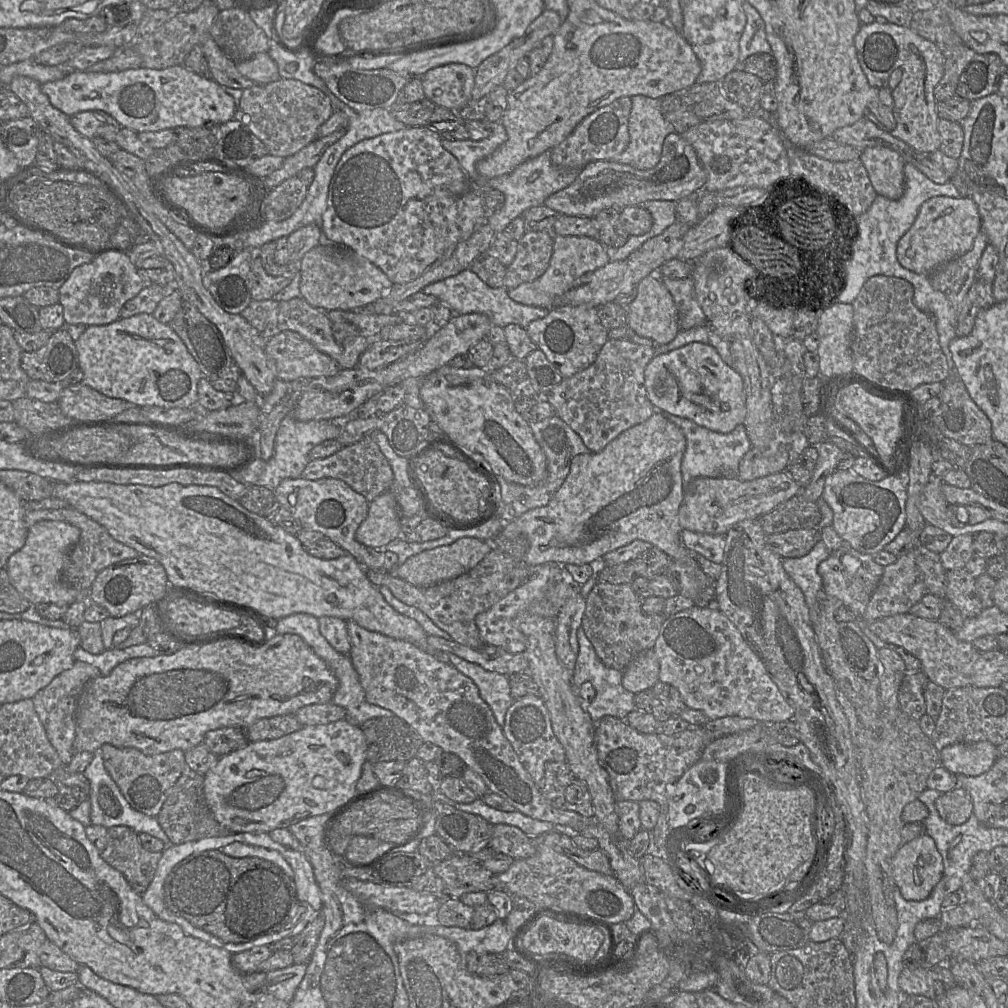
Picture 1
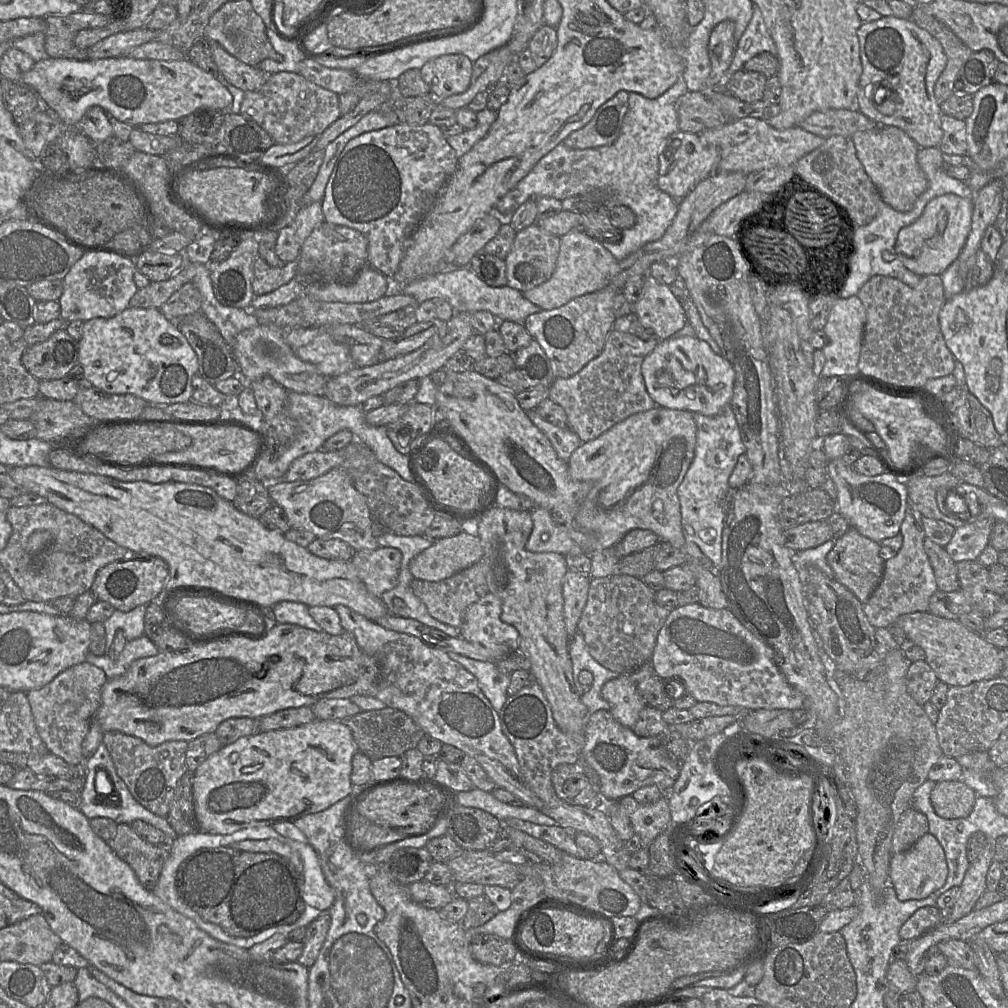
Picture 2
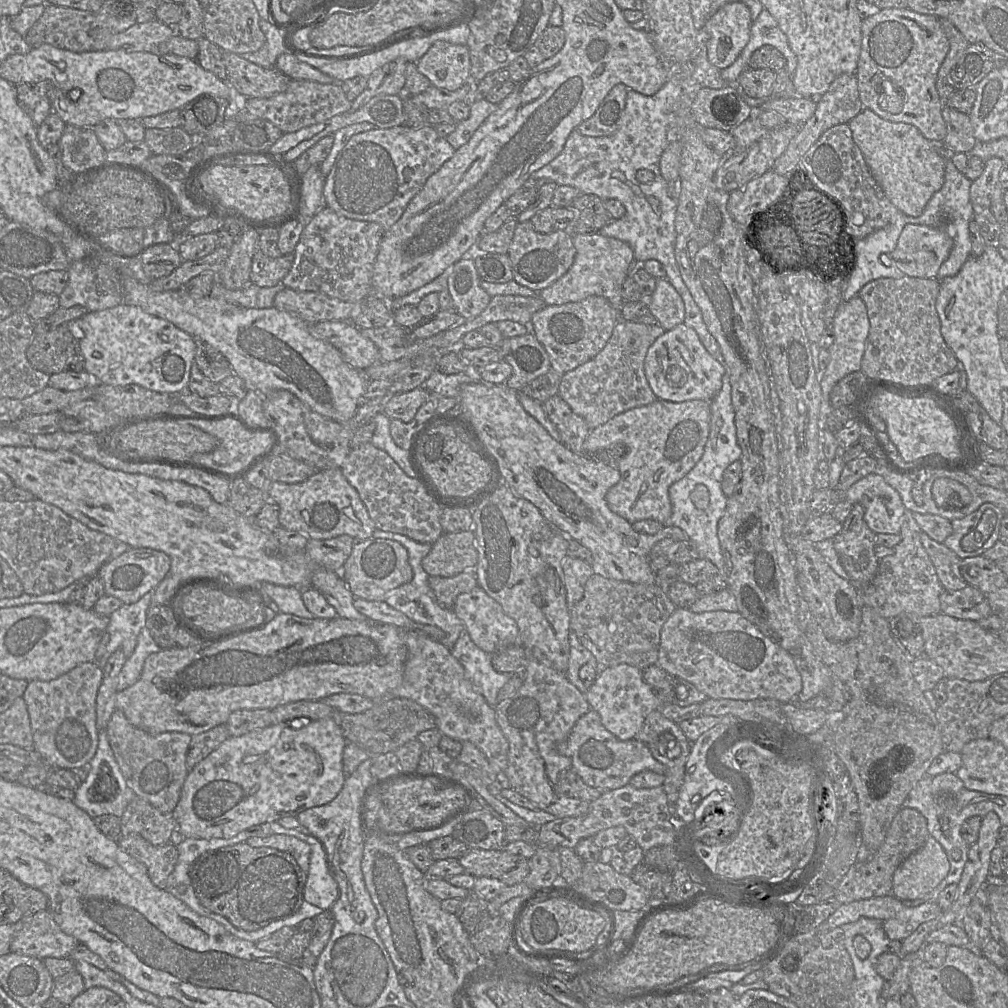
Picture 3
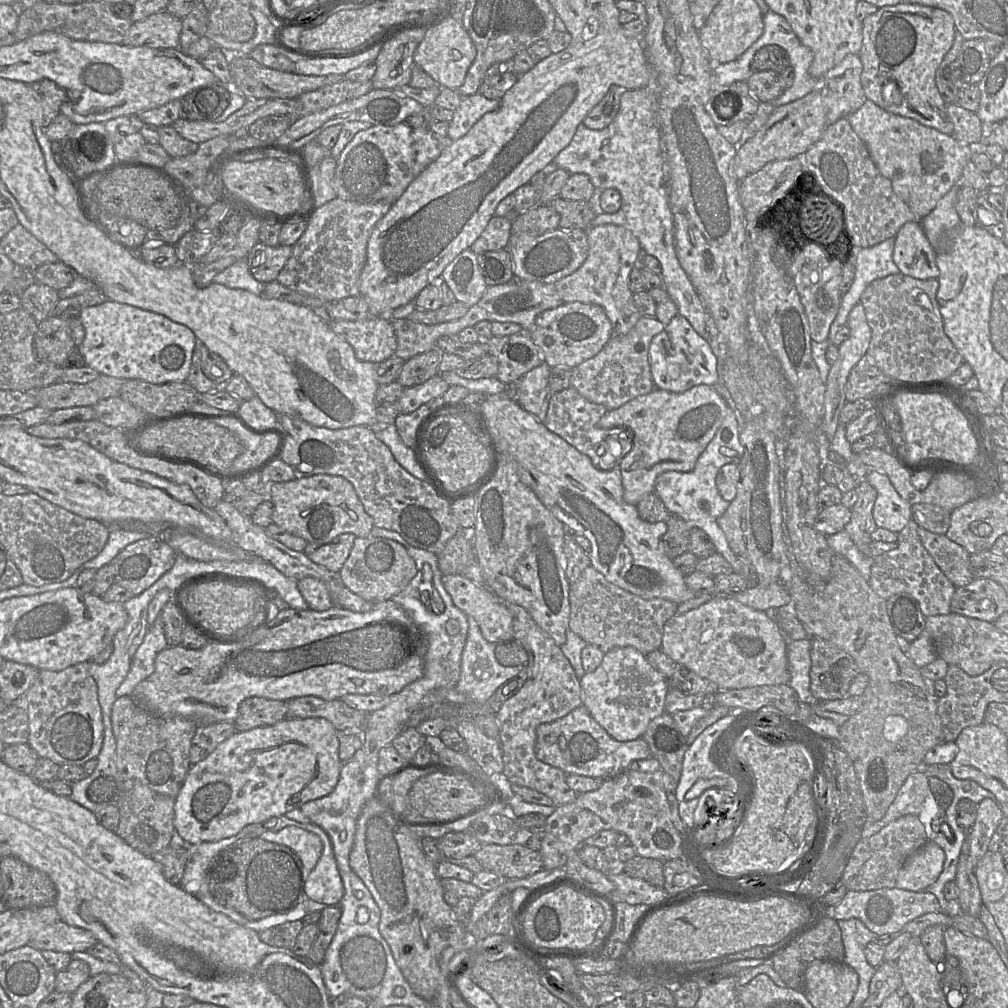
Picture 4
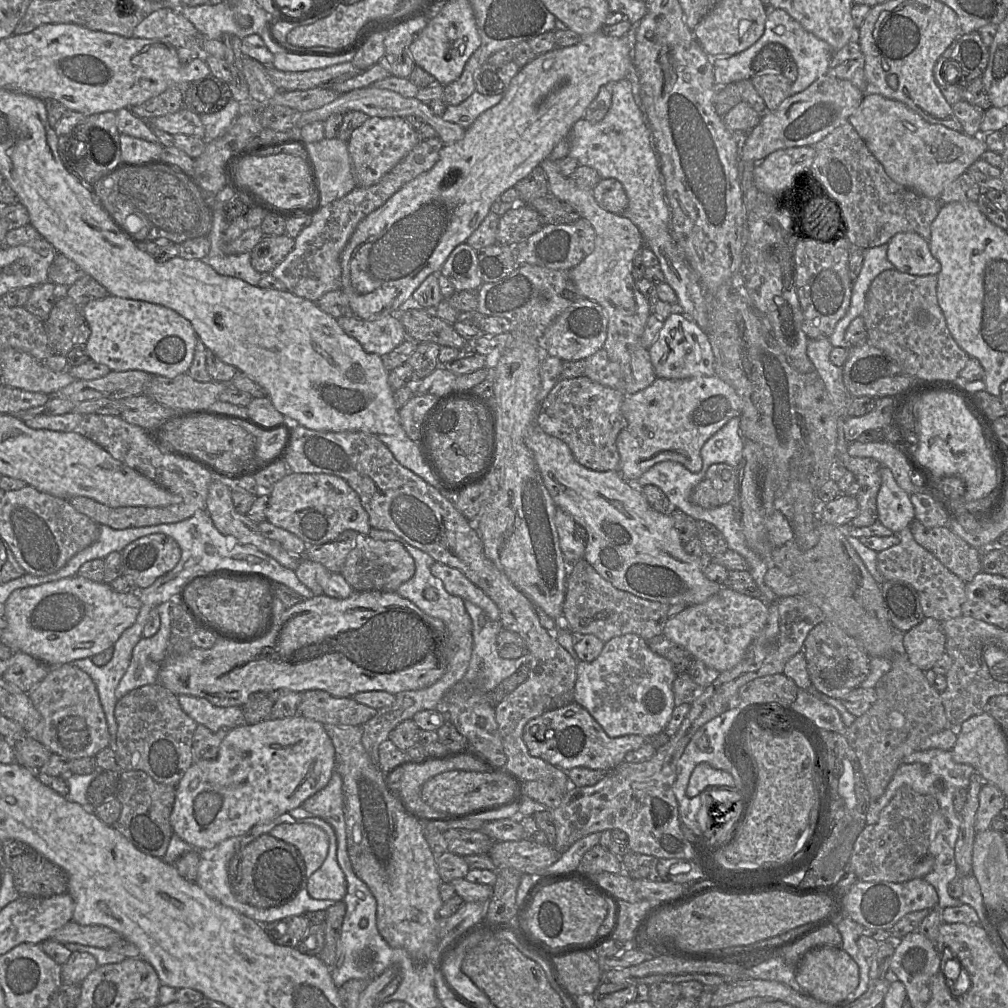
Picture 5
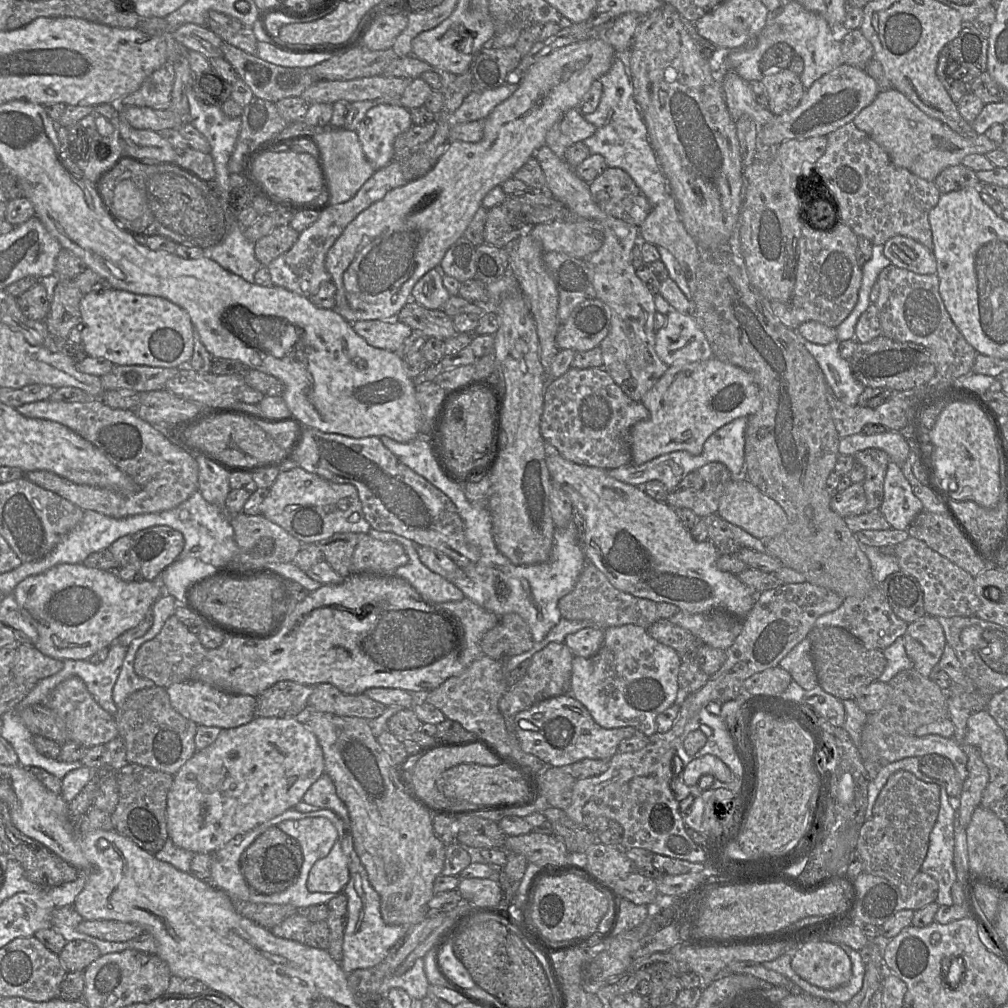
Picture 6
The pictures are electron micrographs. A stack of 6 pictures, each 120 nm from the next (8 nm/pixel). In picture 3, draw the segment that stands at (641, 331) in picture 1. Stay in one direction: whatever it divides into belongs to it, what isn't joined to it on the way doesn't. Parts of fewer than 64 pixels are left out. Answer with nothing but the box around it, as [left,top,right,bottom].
[649,278,684,331]

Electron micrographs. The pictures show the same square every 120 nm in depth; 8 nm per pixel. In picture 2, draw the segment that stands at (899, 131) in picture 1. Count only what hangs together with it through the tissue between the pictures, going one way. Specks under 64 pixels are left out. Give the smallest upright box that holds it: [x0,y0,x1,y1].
[856,16,947,148]

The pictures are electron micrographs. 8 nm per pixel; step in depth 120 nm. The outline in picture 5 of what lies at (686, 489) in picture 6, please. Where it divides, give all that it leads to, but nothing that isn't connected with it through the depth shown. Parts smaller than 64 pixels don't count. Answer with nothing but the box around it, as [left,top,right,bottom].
[690,463,738,509]

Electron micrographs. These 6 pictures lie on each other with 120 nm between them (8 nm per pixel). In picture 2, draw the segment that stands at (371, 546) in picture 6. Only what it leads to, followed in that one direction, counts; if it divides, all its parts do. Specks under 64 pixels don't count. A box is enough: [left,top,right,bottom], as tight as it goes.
[350,546,401,598]

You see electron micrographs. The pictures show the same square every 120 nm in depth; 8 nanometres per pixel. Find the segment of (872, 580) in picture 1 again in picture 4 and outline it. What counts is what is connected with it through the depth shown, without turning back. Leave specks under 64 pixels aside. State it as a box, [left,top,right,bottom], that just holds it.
[844,479,877,555]

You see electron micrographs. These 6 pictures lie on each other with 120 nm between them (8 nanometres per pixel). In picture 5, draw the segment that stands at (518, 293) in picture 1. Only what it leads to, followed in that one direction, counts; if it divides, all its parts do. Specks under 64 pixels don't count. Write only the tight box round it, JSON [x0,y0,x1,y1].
[540,158,657,395]

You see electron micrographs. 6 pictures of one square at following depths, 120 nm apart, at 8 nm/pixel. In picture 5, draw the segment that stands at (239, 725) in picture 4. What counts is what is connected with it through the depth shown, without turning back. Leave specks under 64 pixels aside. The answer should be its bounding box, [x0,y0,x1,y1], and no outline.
[241,689,302,724]

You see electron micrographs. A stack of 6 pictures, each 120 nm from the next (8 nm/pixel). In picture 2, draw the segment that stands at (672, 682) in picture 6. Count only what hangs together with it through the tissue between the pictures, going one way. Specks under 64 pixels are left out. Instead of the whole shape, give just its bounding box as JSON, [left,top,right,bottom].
[601,674,647,729]

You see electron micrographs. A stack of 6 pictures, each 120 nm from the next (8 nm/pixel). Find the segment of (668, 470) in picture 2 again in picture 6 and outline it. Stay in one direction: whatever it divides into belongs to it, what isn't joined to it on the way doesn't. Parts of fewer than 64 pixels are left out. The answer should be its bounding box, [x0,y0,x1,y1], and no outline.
[630,357,761,465]

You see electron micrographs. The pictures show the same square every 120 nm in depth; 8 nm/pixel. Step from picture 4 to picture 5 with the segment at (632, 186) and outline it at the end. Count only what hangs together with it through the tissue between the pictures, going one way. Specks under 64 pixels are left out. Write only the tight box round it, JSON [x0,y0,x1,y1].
[568,78,695,319]

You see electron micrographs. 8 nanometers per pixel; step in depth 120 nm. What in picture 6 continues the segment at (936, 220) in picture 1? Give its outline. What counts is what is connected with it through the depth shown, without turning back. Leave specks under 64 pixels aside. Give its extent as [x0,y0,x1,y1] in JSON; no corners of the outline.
[883,235,936,274]

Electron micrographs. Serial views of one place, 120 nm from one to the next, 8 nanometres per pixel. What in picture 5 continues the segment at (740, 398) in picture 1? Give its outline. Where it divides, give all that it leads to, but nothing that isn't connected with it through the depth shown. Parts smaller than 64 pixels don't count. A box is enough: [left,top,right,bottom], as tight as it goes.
[649,309,715,380]

